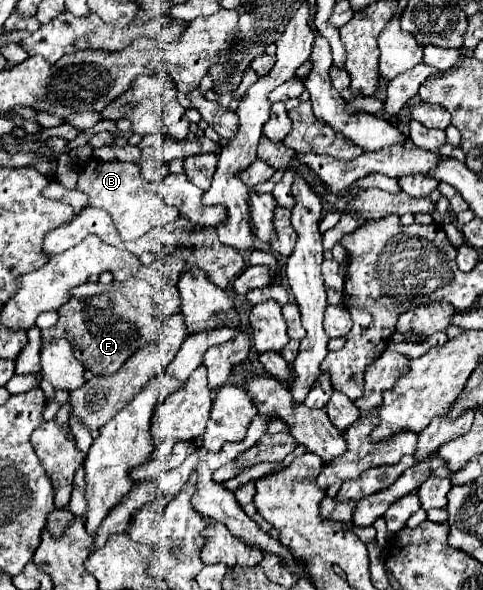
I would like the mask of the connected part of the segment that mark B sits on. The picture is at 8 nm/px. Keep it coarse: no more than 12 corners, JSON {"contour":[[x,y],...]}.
{"contour":[[89,159],[77,189],[123,241],[179,217],[143,185],[139,165]]}

